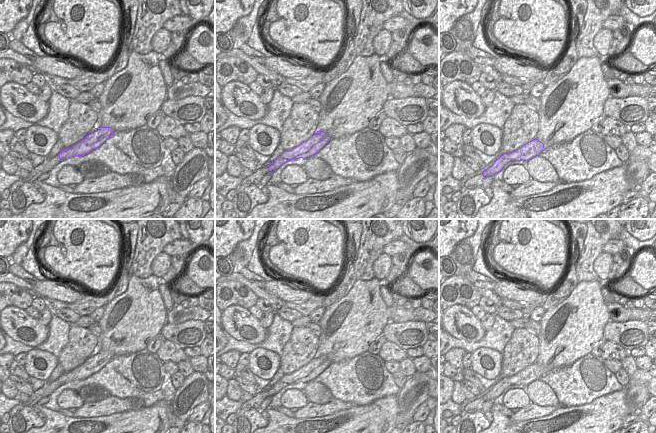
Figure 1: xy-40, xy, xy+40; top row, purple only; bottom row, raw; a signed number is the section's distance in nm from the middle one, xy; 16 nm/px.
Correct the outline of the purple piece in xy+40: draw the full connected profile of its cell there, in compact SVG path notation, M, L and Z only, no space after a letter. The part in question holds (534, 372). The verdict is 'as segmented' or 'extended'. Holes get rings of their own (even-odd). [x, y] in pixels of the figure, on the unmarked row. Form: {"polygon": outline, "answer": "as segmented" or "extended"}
{"polygon": "M535 362L513 376L500 379L492 390L483 395L482 399L485 402L493 401L510 385L529 385L533 381L539 380L545 374L544 368Z", "answer": "as segmented"}

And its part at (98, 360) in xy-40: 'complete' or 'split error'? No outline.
complete

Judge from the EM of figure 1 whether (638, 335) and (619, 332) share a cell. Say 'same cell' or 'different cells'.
same cell

